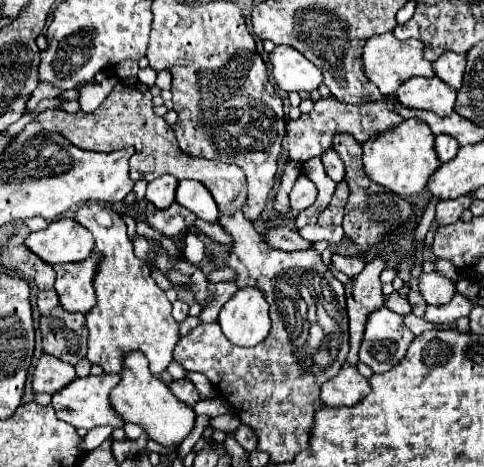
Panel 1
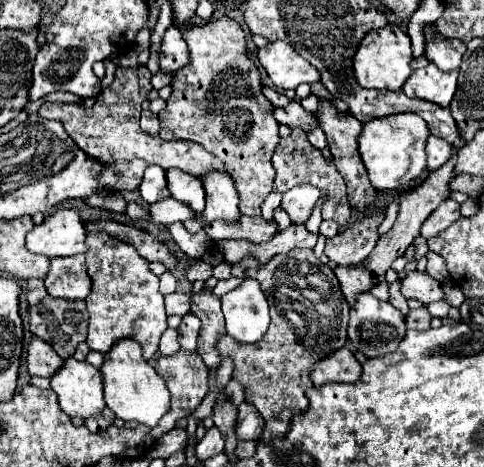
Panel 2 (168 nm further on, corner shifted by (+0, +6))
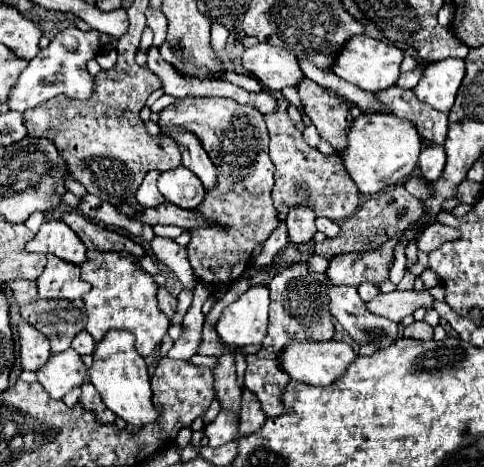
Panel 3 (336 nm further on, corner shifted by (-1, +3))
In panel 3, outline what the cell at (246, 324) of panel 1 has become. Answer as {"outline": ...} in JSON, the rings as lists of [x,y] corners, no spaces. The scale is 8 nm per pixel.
{"outline":[[[251,286],[237,302],[229,304],[219,322],[217,334],[227,346],[249,346],[261,344],[267,334],[267,308],[269,290],[267,286]]]}

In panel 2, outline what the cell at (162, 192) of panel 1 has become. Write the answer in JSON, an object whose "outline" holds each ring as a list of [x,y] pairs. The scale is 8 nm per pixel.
{"outline":[[[150,165],[144,173],[144,179],[140,183],[140,197],[146,201],[146,203],[156,203],[156,201],[162,201],[166,197],[170,197],[170,191],[168,191],[168,181],[166,181],[166,171],[162,171],[158,165]]]}

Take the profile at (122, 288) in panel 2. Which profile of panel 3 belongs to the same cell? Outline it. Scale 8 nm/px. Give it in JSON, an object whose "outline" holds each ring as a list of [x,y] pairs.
{"outline":[[[87,252],[87,262],[81,264],[81,278],[93,286],[91,292],[83,296],[87,310],[85,330],[93,336],[93,340],[99,342],[107,330],[125,328],[125,324],[131,324],[129,330],[135,336],[135,350],[143,358],[151,356],[169,328],[169,318],[157,308],[157,284],[151,274],[143,272],[133,256],[123,256],[117,252]]]}

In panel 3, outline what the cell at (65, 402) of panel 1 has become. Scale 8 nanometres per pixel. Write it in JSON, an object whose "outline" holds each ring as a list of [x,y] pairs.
{"outline":[[[67,348],[63,352],[53,352],[47,364],[43,364],[37,370],[39,384],[55,400],[61,400],[71,388],[81,386],[85,378],[87,378],[87,368],[83,366],[81,356],[73,348]]]}

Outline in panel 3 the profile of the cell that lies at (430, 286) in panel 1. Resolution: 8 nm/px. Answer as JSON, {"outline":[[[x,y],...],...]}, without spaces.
{"outline":[[[393,290],[389,294],[379,294],[375,300],[367,302],[367,310],[375,316],[383,316],[389,318],[391,322],[401,322],[405,316],[413,314],[413,310],[417,310],[419,306],[423,308],[431,308],[431,294],[429,292],[415,292],[415,290],[407,290],[407,292],[399,292]]]}

